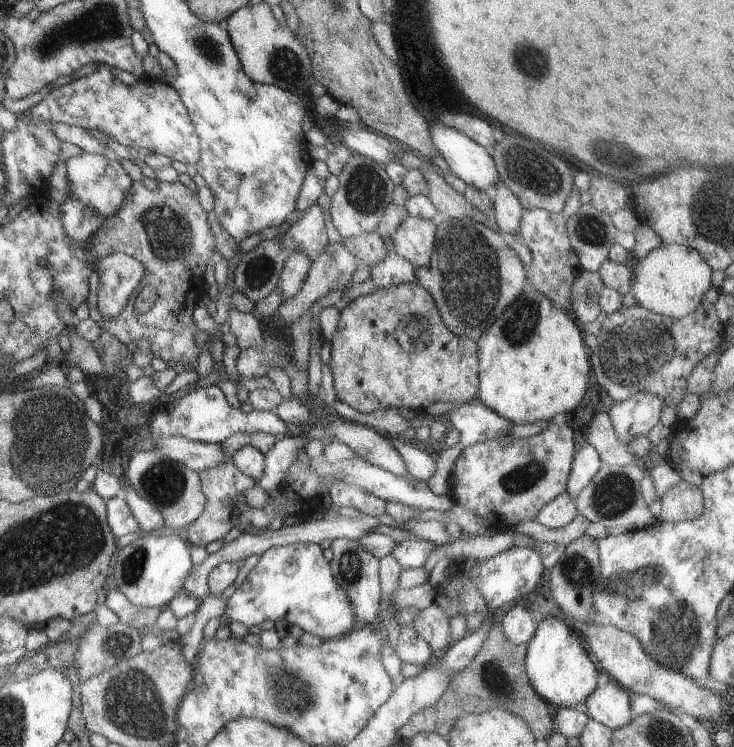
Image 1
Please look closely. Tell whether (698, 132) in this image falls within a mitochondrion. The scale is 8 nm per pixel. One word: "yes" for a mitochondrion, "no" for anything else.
no

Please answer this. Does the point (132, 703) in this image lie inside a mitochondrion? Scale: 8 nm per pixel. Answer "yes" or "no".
yes

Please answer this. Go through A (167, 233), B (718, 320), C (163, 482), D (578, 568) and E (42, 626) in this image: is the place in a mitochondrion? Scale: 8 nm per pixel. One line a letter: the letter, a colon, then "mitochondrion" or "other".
A: mitochondrion
B: other
C: mitochondrion
D: mitochondrion
E: other

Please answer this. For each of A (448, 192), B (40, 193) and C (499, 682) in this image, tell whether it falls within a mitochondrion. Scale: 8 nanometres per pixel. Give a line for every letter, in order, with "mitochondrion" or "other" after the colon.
A: other
B: other
C: mitochondrion

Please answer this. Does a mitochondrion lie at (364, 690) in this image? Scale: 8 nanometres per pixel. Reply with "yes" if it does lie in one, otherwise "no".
no

